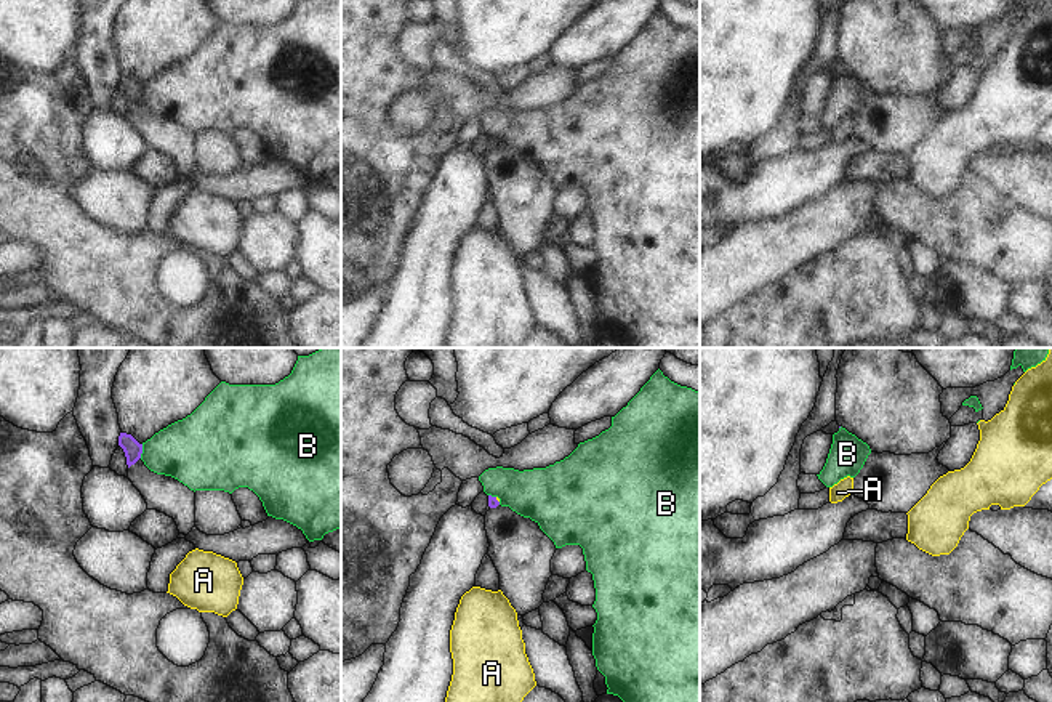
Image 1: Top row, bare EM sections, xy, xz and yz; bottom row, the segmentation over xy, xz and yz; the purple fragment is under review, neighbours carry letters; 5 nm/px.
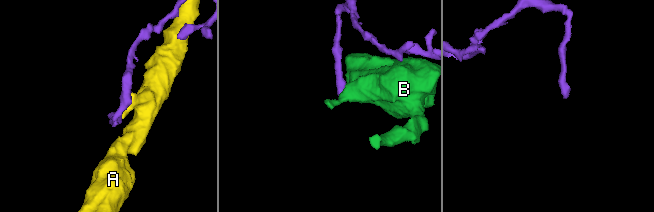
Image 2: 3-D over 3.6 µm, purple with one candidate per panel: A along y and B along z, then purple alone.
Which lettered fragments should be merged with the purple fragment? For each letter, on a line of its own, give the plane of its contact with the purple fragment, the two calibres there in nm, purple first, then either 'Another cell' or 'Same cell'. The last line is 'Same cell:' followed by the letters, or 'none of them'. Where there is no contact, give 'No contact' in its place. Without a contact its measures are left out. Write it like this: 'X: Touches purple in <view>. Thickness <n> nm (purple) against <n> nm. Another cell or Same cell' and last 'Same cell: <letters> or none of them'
A: Touches purple in xz. Thickness 50 nm (purple) against 20 nm. Same cell
B: Touches purple in xy. Thickness 90 nm (purple) against 320 nm. Another cell
Same cell: A

